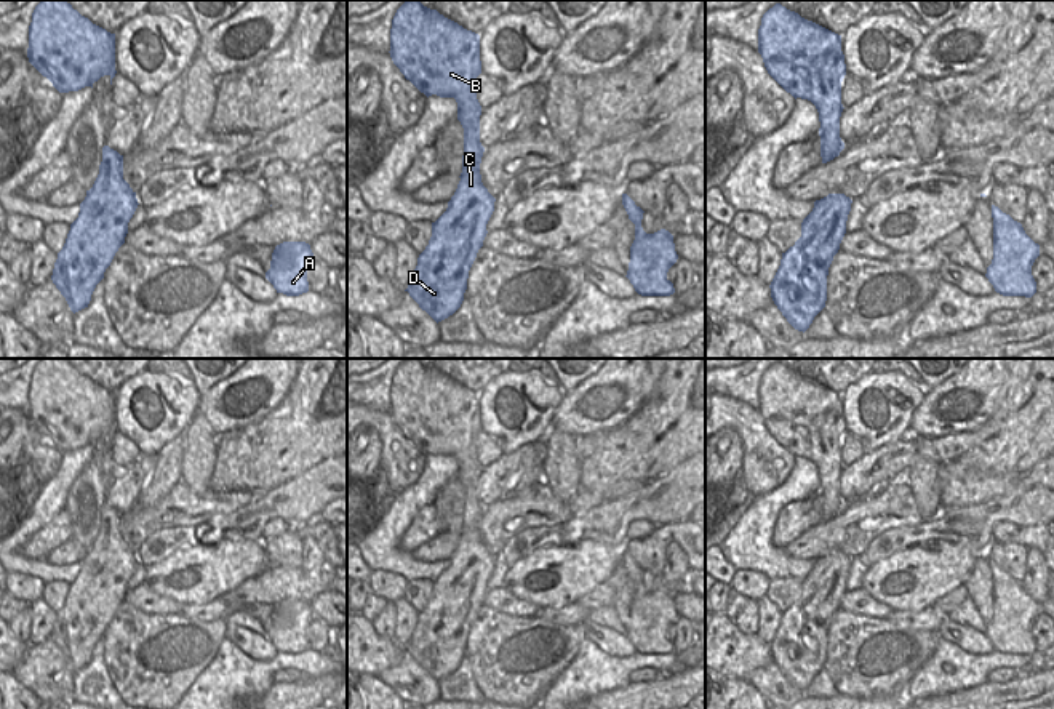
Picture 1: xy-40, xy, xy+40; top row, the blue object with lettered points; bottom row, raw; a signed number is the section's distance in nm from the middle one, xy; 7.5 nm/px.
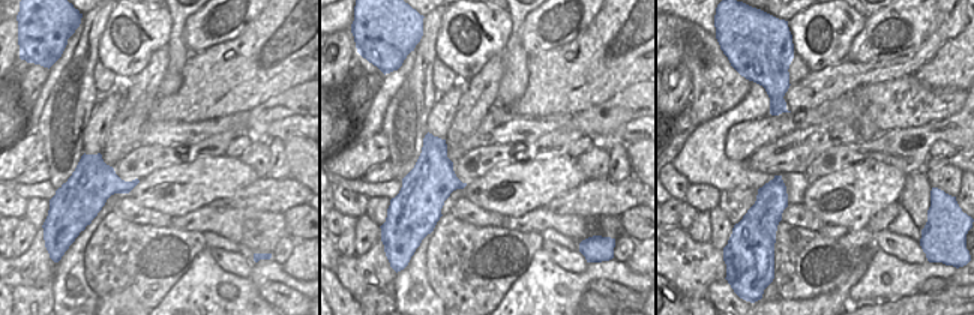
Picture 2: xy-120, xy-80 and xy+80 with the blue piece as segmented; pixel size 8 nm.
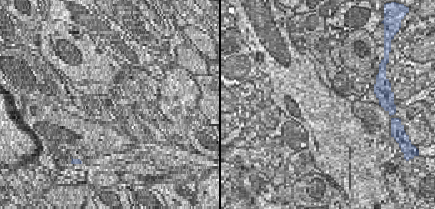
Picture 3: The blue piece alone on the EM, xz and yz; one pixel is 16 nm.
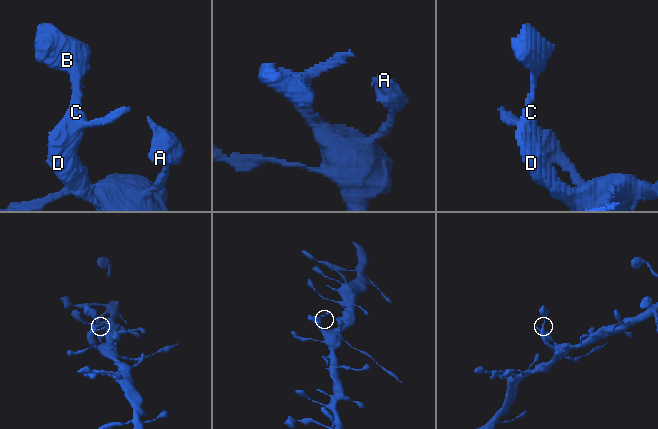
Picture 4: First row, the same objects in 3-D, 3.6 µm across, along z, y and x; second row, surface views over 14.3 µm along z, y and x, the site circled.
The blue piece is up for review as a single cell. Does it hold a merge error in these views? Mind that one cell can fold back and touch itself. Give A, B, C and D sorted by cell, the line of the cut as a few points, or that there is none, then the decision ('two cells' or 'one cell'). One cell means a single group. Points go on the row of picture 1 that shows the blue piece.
A B C D; no cut; one cell

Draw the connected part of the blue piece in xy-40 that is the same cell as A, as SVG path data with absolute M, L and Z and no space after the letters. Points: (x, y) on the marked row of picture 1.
M283 242L272 253L270 269L265 278L277 293L299 296L309 291L307 269L315 261L310 245L305 242Z

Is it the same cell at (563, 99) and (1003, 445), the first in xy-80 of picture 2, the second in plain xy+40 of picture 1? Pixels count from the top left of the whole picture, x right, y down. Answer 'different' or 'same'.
same

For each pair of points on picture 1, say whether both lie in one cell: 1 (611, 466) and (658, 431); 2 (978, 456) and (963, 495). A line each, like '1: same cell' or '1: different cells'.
1: same cell
2: different cells

